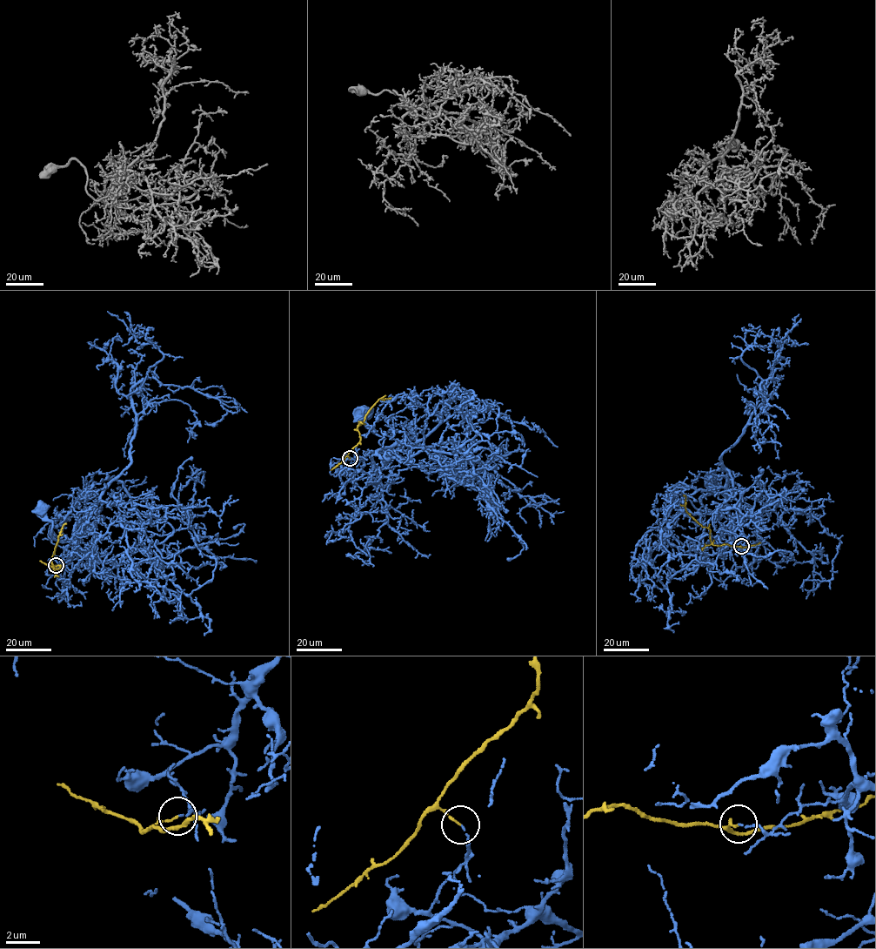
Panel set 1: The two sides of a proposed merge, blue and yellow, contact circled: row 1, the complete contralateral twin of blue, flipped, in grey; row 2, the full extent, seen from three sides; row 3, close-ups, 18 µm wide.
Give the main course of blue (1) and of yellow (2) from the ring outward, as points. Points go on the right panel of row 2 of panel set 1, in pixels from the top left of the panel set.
1: (741, 547), (757, 540), (754, 518), (749, 516), (737, 527), (730, 539), (701, 501), (715, 491), (711, 481)
2: (741, 547), (712, 545), (710, 529), (703, 527), (685, 511), (683, 494)

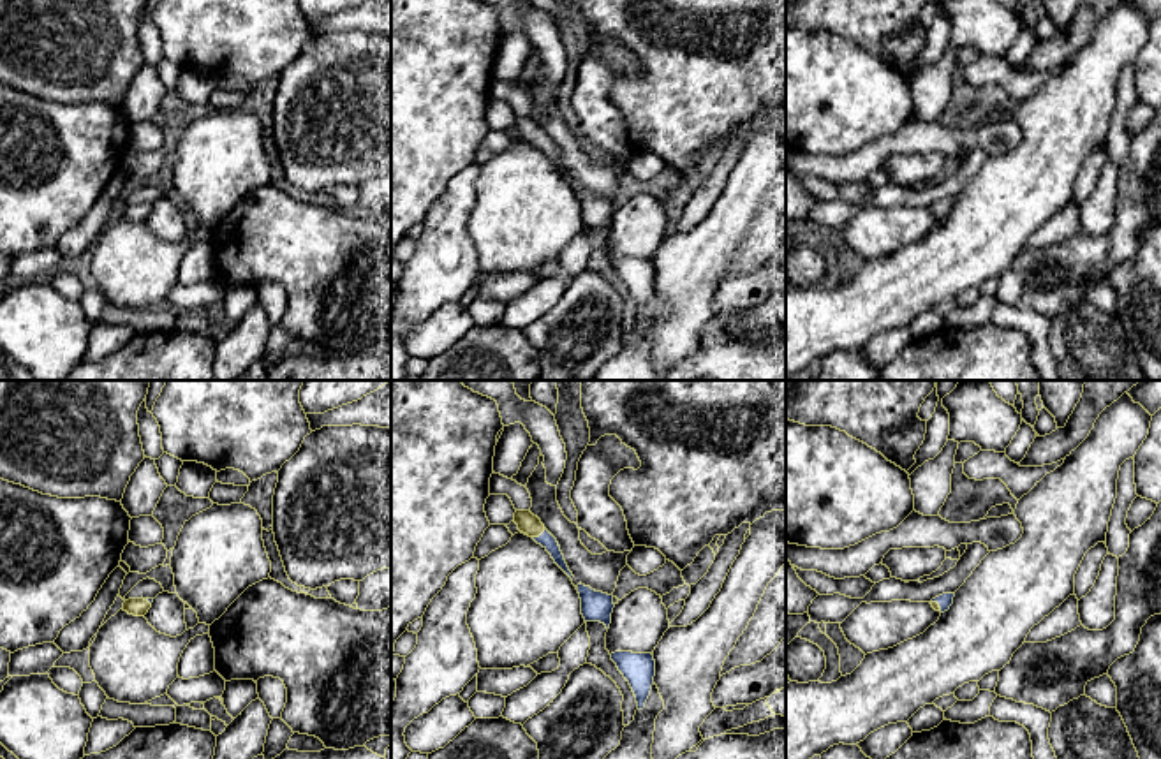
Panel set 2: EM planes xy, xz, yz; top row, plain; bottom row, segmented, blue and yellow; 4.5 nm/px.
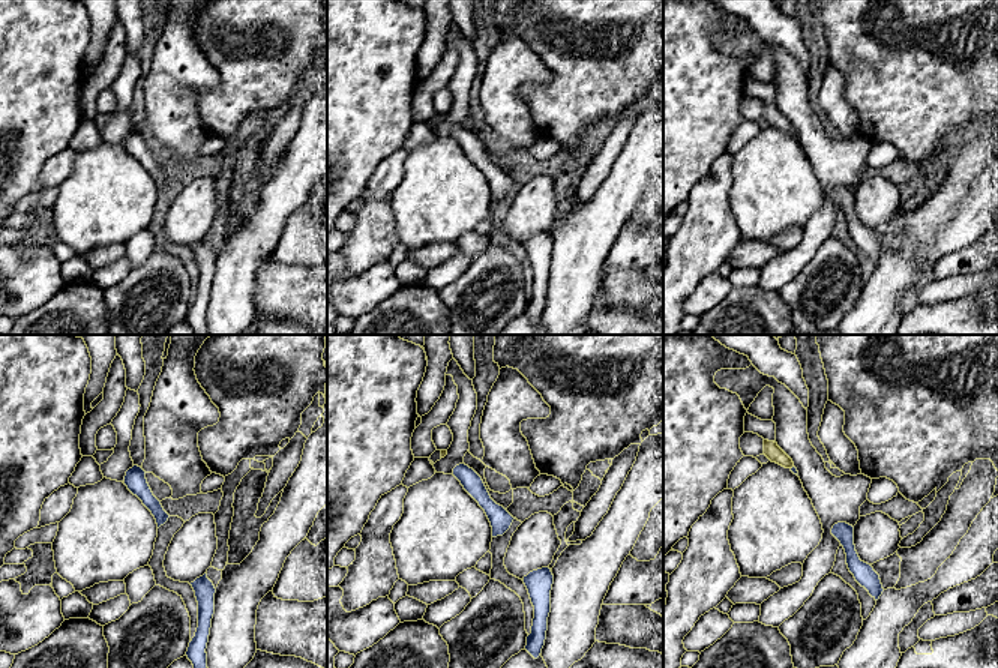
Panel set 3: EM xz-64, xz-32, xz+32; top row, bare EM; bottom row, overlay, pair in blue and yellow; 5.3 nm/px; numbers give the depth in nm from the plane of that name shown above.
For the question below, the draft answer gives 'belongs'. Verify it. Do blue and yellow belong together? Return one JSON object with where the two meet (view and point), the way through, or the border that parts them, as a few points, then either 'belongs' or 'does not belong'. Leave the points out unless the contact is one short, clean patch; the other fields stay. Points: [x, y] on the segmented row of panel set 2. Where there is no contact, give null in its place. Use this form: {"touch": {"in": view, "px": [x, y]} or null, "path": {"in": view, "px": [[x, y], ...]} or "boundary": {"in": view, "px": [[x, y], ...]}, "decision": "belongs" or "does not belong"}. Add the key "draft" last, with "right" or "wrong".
{"touch": {"in": "xz", "px": [539, 536]}, "decision": "does not belong", "draft": "wrong"}

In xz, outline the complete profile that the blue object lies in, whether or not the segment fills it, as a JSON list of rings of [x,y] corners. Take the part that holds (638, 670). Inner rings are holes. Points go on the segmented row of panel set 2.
[[[615,652],[611,660],[617,664],[618,671],[629,682],[638,710],[645,708],[645,703],[650,696],[654,676],[655,676],[655,660],[652,653],[632,653],[632,652]]]

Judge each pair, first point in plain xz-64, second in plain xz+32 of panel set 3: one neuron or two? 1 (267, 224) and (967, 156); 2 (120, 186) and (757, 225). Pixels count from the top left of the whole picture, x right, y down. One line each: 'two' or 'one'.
1: one
2: one

